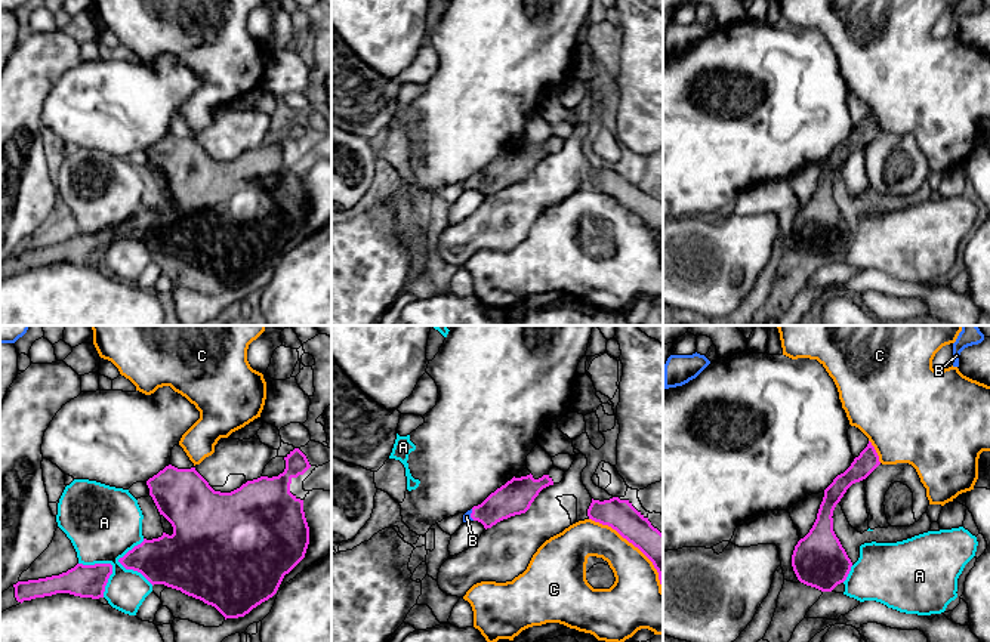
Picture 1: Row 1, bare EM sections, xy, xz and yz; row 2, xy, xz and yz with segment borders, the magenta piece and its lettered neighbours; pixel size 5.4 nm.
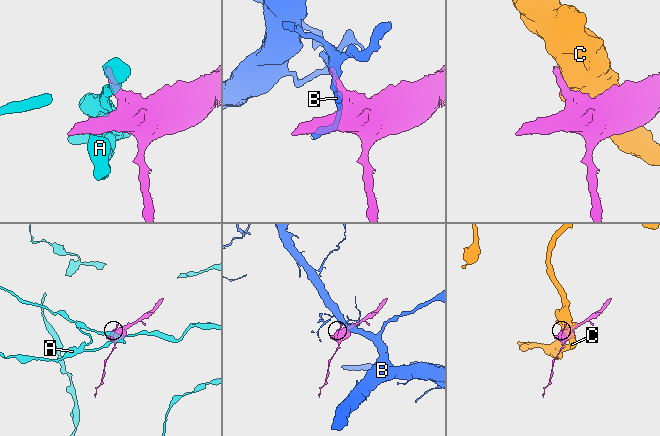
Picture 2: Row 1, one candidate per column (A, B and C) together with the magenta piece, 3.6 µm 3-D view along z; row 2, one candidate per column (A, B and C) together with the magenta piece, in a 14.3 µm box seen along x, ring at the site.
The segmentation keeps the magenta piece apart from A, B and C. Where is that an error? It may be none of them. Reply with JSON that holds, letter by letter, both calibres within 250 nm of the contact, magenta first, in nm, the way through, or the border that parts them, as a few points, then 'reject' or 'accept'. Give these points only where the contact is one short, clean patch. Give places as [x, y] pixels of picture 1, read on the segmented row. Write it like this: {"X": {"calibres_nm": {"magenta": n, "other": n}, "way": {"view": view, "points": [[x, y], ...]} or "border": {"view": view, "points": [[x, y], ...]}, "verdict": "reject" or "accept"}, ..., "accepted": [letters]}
{"A": {"calibres_nm": {"magenta": 180, "other": 400}, "verdict": "reject"}, "B": {"calibres_nm": {"magenta": 180, "other": 50}, "verdict": "accept"}, "C": {"calibres_nm": {"magenta": 180, "other": 280}, "verdict": "reject"}, "accepted": ["B"]}

